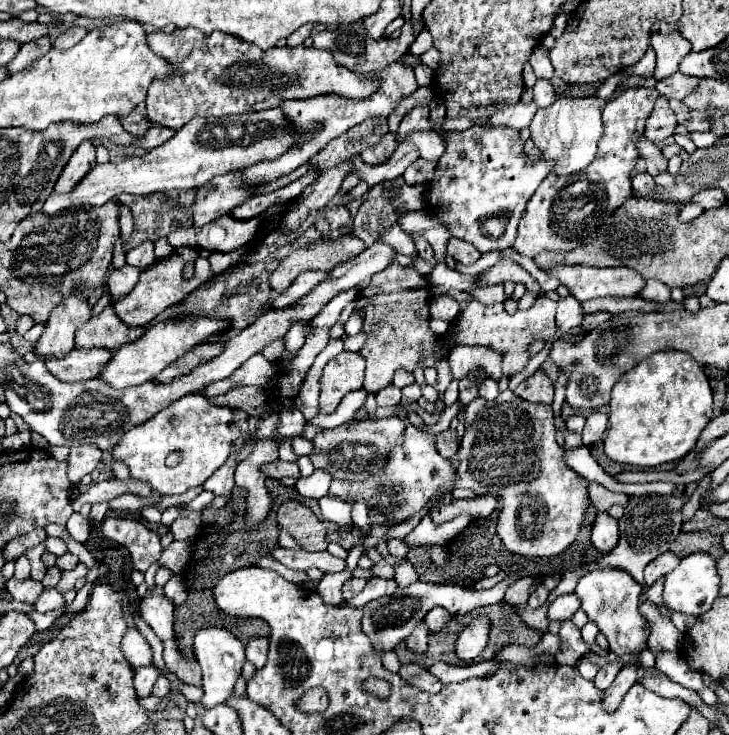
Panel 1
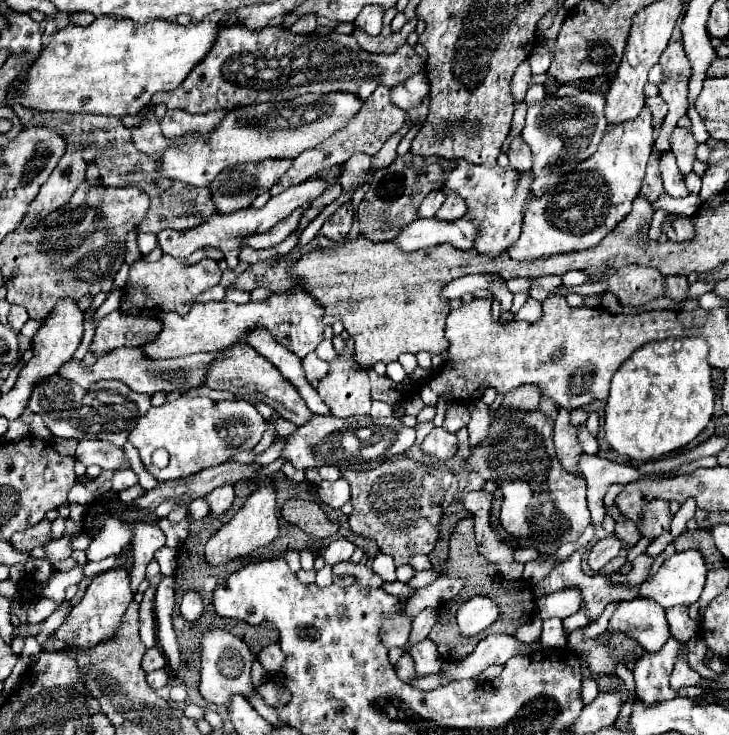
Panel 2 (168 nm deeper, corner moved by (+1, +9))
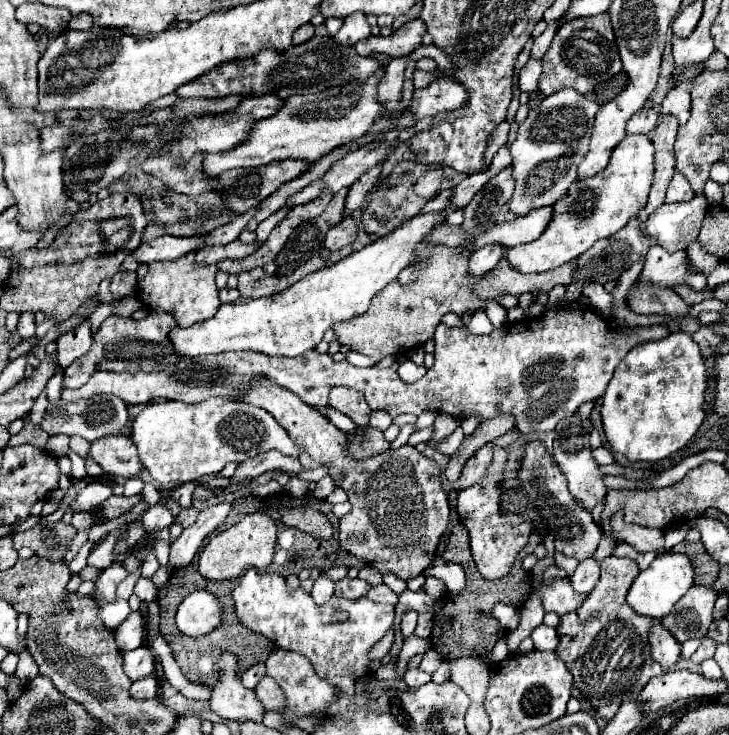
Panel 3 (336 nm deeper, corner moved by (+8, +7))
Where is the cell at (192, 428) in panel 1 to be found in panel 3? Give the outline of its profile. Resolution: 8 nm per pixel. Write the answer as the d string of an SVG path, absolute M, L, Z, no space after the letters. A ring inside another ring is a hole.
M210 398L202 404L182 404L182 402L148 404L134 420L132 438L138 446L142 464L158 484L184 484L198 480L200 476L206 474L218 474L230 462L240 464L268 450L278 450L292 458L300 456L300 446L288 436L288 432L274 420L270 412L246 402L236 402L232 398Z

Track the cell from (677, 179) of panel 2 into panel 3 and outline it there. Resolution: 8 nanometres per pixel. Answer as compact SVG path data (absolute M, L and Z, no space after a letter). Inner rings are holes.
M674 174L674 178L670 180L670 186L668 186L668 192L666 192L666 204L672 204L672 202L686 202L686 200L692 200L694 198L694 190L690 188L688 180L682 176L682 174Z

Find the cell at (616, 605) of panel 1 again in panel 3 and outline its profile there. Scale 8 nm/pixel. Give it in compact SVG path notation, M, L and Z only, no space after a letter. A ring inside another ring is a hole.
M654 620L654 626L650 628L650 646L652 658L662 664L664 670L672 668L680 660L680 642L670 636L670 632L660 624L660 620Z

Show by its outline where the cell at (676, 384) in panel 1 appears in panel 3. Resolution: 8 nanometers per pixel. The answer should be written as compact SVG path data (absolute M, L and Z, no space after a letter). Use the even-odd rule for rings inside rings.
M672 332L662 340L638 344L632 348L622 364L614 370L614 376L602 396L602 422L604 434L614 452L624 454L628 460L656 462L680 448L684 448L690 438L698 432L704 420L704 392L706 392L706 366L698 344L686 332Z

